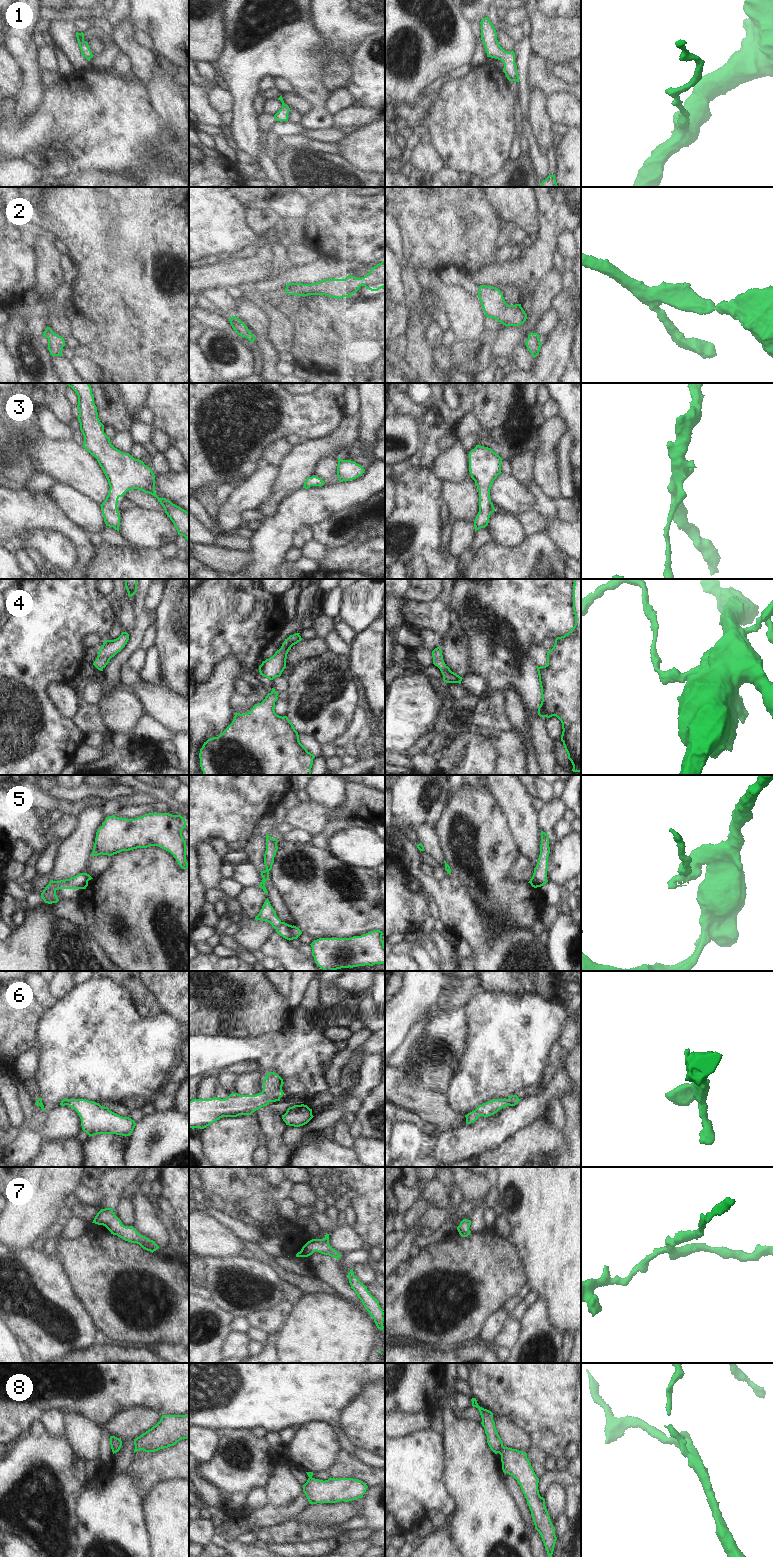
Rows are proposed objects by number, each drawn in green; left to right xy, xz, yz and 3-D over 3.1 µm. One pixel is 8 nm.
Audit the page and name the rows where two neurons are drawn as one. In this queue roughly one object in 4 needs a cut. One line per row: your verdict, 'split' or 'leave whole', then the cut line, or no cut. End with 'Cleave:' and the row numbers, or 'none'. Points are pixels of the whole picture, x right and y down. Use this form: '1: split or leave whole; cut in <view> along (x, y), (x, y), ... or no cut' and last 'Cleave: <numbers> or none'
1: leave whole; no cut
2: leave whole; no cut
3: leave whole; no cut
4: leave whole; no cut
5: split; cut in yz along (532, 877), (539, 886)
6: leave whole; no cut
7: leave whole; no cut
8: split; cut in yz along (503, 1446), (498, 1452)
Cleave: 5, 8

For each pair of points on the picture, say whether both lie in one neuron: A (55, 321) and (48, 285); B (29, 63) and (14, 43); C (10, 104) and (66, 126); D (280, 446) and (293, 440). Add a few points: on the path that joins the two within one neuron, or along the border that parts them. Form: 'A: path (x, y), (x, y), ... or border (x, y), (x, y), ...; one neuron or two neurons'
A: border (51, 294), (44, 301); two neurons
B: path (25, 58), (24, 53), (19, 48); one neuron
C: border (13, 112), (10, 115); two neurons
D: border (284, 439), (290, 447); two neurons

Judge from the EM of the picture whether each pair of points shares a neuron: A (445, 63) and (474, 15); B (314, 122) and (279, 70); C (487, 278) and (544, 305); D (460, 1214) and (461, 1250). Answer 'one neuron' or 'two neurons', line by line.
A: two neurons
B: one neuron
C: two neurons
D: two neurons

